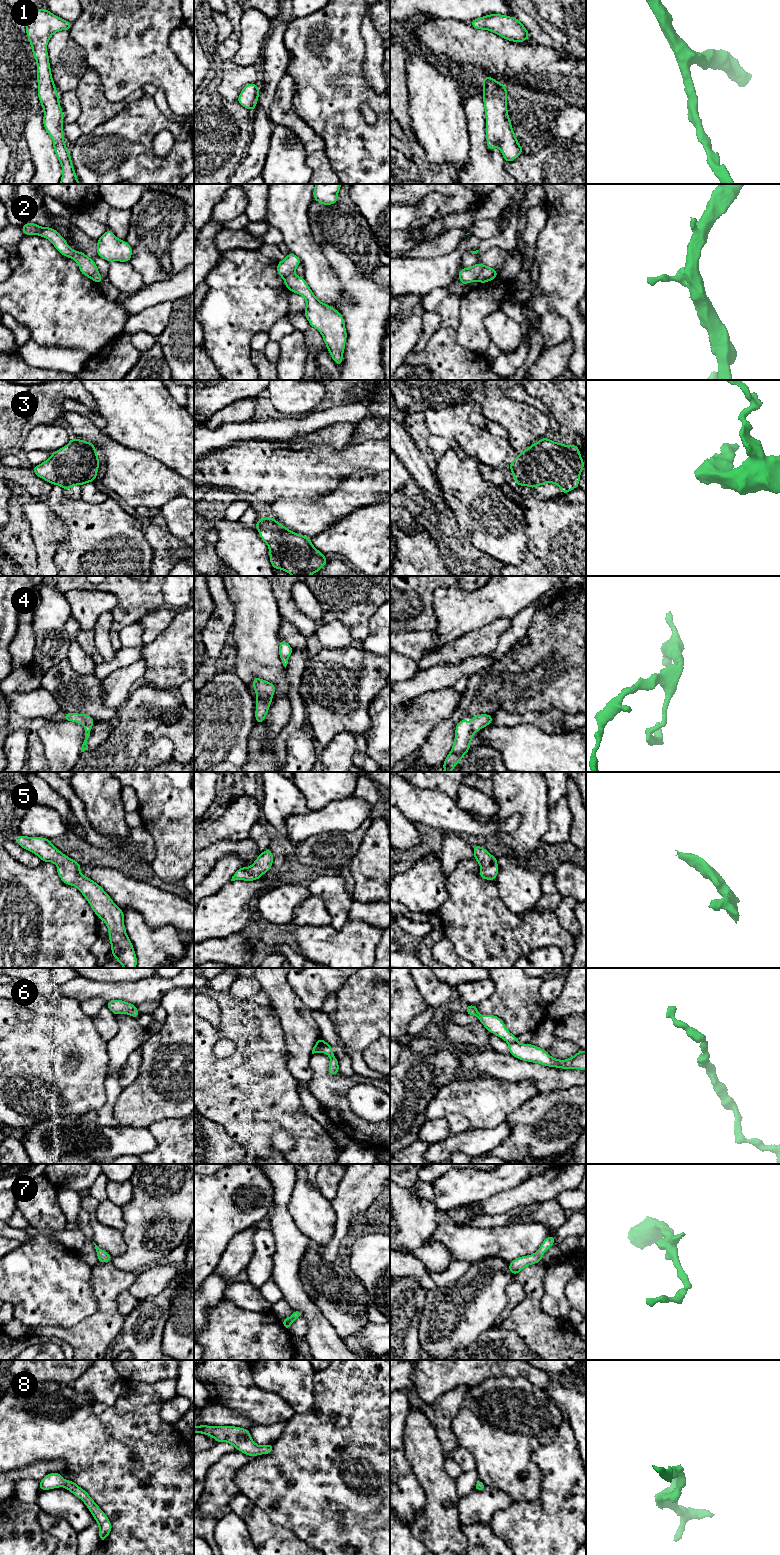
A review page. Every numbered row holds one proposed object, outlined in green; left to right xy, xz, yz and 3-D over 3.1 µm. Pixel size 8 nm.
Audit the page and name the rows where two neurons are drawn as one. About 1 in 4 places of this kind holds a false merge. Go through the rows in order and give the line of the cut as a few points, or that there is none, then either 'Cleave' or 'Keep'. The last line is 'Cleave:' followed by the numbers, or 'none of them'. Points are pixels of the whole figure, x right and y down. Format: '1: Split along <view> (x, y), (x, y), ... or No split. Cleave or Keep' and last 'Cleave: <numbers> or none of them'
1: No split. Keep
2: Split along yz (486, 266), (476, 279). Cleave
3: No split. Keep
4: No split. Keep
5: No split. Keep
6: No split. Keep
7: No split. Keep
8: No split. Keep
Cleave: 2

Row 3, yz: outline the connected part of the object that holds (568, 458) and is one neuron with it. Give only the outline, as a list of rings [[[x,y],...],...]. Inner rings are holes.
[[[547,437],[531,444],[509,463],[519,486],[535,488],[555,483],[562,494],[579,487],[580,474],[585,466],[575,444],[566,446]]]

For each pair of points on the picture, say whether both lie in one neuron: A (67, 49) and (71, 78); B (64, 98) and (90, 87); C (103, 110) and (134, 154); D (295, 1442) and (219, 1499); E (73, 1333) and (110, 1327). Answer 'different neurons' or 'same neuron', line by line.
A: same neuron
B: different neurons
C: different neurons
D: different neurons
E: same neuron

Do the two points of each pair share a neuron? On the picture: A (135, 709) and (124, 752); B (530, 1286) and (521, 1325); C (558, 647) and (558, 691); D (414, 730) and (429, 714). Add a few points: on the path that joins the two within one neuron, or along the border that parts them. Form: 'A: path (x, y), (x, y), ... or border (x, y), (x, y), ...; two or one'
A: path (135, 720), (135, 729), (127, 741); one
B: path (529, 1296), (528, 1315); one
C: path (558, 658), (558, 680); one
D: path (417, 726), (425, 718); one

